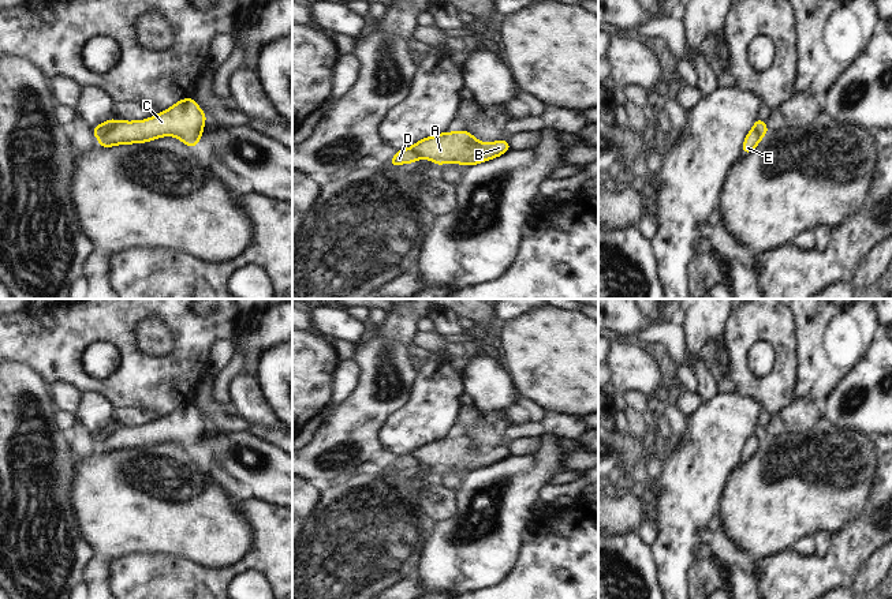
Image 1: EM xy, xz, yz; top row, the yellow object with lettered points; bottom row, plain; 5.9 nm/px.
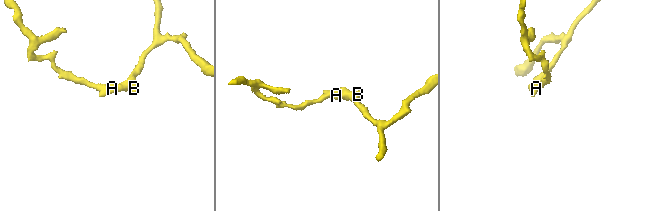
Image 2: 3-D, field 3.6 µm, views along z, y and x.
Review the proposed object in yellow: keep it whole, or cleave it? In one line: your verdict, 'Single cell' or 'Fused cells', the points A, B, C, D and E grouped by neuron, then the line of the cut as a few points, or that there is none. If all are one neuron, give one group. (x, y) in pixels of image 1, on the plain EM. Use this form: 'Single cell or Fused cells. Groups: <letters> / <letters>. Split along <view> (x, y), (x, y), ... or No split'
Fused cells. Groups: A B C E / D. Split along xy (116, 427), (99, 445).

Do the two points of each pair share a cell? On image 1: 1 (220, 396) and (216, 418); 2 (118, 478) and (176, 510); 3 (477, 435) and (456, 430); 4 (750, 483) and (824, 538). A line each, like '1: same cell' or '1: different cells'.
1: different cells
2: same cell
3: different cells
4: different cells

